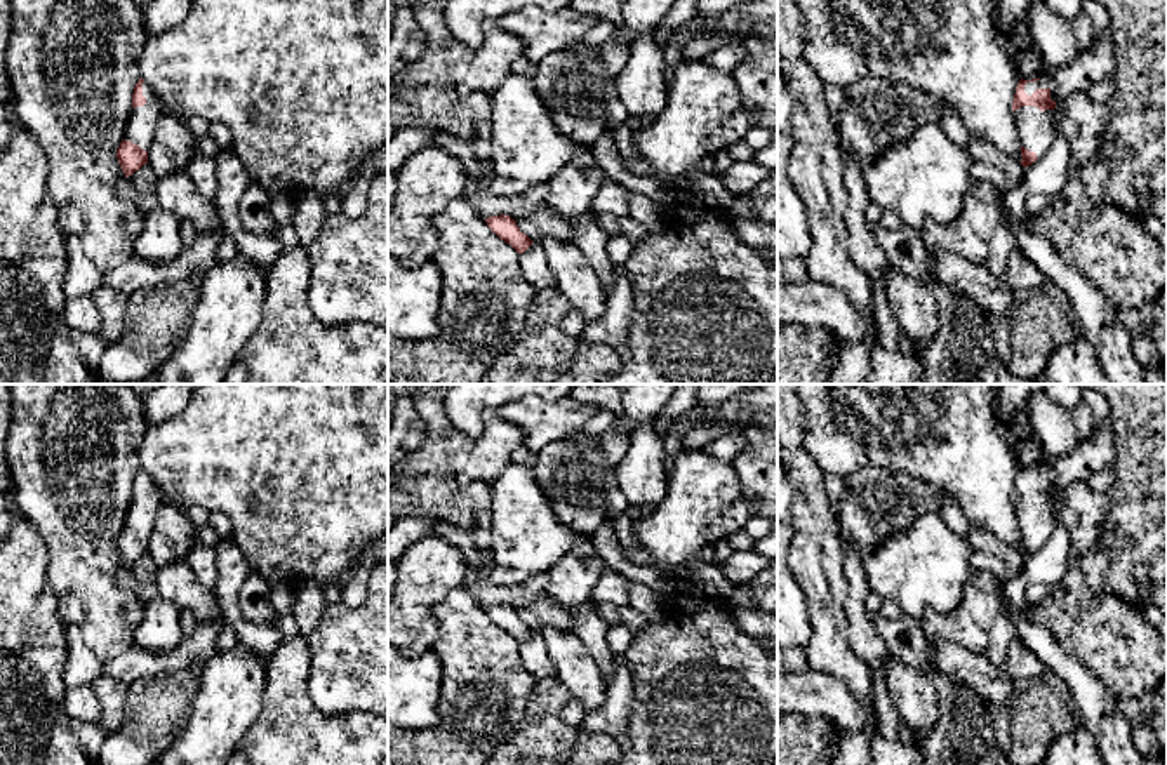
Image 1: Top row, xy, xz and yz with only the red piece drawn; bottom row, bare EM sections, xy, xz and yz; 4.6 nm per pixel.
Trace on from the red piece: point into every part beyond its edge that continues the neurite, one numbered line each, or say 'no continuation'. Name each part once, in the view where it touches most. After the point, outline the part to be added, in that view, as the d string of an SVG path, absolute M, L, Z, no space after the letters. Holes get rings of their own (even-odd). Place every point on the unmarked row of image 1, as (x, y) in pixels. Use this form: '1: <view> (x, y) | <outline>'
1: yz (1091, 456) | M1111 421L1087 440L1082 440L1070 454L1050 457L1037 471L1028 471L1024 482L1031 485L1037 478L1049 478L1050 489L1066 489L1075 482L1089 482L1115 459L1115 440Z

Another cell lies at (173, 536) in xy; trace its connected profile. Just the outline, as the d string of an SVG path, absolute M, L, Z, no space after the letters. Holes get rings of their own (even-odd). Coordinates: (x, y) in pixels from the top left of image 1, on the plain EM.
M157 494L158 513L148 537L148 553L158 567L186 560L195 546L197 527L169 497Z

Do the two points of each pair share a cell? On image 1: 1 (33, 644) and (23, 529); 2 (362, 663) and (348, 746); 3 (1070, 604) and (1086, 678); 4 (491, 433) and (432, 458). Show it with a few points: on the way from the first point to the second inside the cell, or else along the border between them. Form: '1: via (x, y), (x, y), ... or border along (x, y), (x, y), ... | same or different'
1: via (23, 616), (23, 557) | same
2: border along (315, 706), (324, 713), (369, 713) | different
3: border along (1051, 635), (1110, 691) | different
4: border along (475, 435), (468, 463), (458, 478) | different

